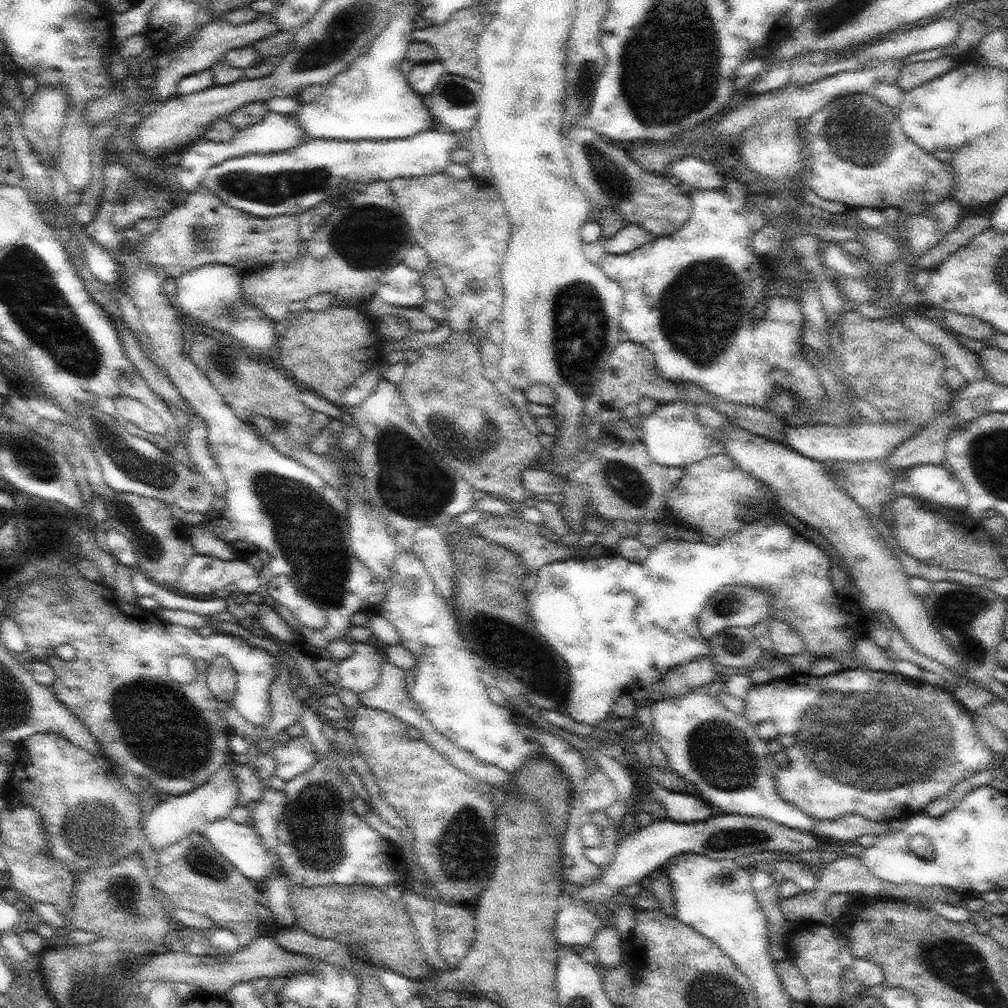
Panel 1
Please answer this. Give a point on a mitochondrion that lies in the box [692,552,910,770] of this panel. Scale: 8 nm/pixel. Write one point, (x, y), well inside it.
(728, 604)

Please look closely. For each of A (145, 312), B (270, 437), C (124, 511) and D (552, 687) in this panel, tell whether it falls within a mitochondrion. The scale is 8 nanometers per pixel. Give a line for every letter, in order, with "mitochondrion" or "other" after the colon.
A: other
B: other
C: mitochondrion
D: other

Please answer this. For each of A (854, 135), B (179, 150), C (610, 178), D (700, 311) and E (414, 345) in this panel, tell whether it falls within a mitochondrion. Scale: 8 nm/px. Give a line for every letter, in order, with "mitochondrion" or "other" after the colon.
A: mitochondrion
B: other
C: mitochondrion
D: mitochondrion
E: other

